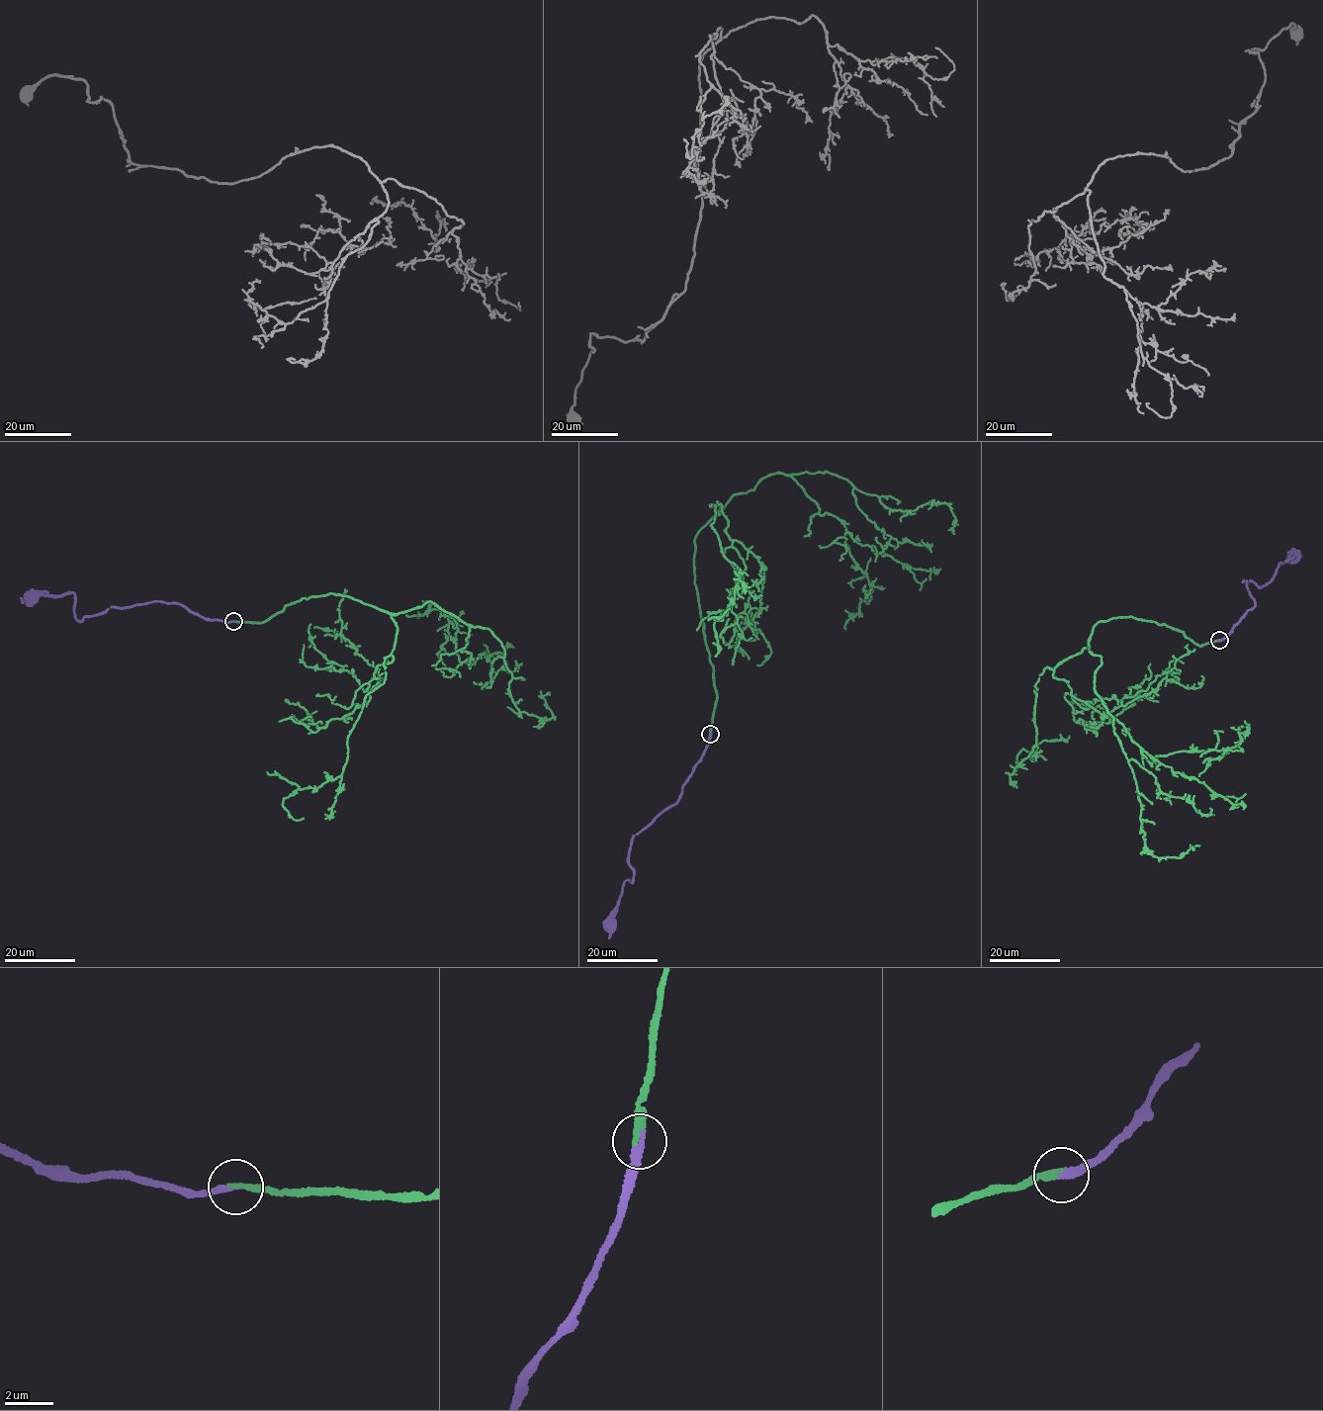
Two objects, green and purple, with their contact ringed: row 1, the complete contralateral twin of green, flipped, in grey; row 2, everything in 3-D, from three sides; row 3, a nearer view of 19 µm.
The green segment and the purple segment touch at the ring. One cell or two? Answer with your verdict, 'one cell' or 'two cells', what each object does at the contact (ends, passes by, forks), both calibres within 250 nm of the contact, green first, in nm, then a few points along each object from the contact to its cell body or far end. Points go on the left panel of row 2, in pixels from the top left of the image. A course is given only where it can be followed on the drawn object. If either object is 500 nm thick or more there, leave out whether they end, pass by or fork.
one cell | green ends | purple ends | 220/240 nm | green via (233, 621), (261, 623), (330, 593), (390, 614), (430, 601), (491, 631), (512, 702), (545, 720), (541, 690) | purple via (233, 621), (205, 618), (161, 600), (113, 607), (79, 621), (70, 592), (31, 599)

